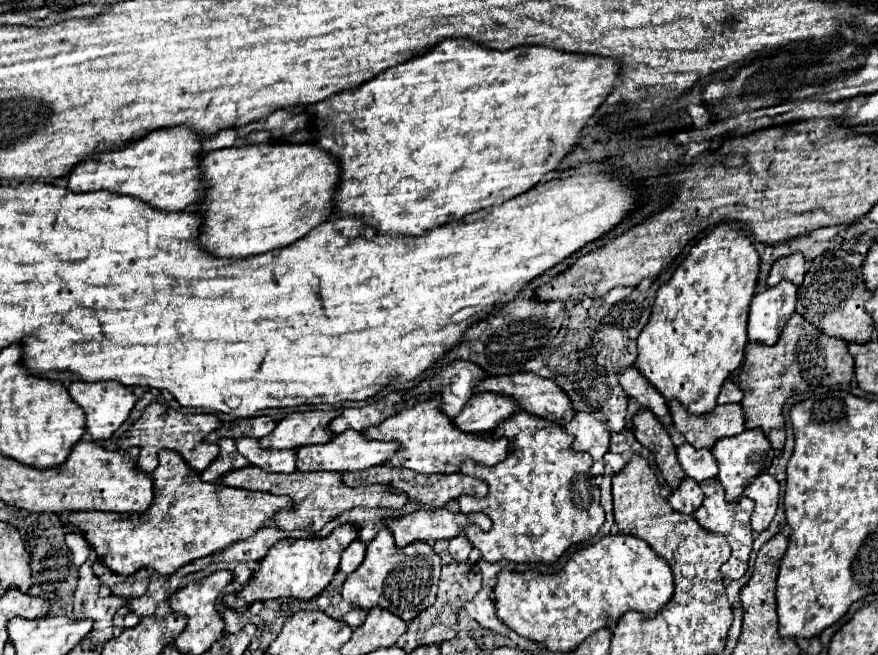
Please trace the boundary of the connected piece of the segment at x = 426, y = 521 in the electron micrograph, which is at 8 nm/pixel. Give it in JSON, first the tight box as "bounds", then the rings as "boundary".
{"bounds":[385,508,469,548],"boundary":[[[439,508],[431,512],[417,510],[403,518],[389,518],[385,524],[395,536],[395,546],[403,548],[417,540],[451,540],[469,526],[469,518],[461,512],[451,514],[449,510]]]}

